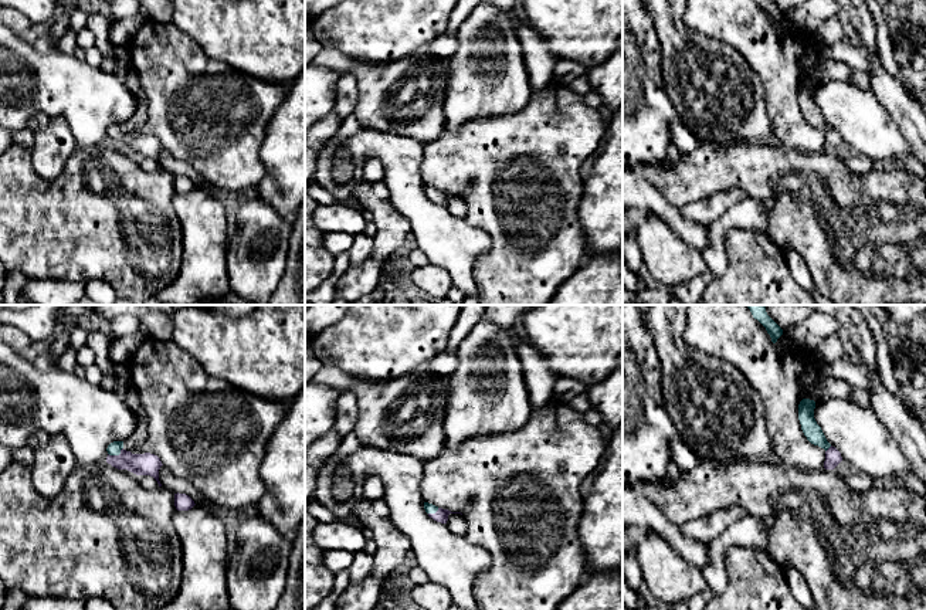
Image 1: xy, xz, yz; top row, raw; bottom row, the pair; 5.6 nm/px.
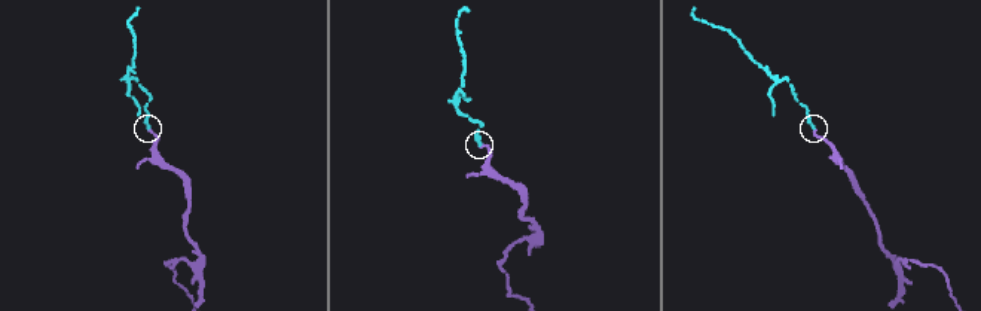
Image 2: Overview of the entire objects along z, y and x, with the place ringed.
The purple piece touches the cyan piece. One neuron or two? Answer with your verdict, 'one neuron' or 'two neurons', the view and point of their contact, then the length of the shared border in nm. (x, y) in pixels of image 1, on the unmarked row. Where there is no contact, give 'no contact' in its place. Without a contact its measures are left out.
one neuron | xy (116, 138) | 100 nm

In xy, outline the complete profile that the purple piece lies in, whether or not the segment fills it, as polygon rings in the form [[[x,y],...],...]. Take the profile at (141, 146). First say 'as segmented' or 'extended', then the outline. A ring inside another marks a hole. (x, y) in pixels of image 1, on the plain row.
extended | [[[113,123],[106,131],[108,139],[106,145],[118,152],[128,152],[136,157],[150,157],[153,159],[159,169],[159,152],[163,148],[160,140],[155,136],[132,136],[123,131],[123,123]]]

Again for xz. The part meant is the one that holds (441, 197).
extended | [[[424,184],[424,192],[430,200],[433,200],[434,203],[441,204],[441,206],[447,206],[450,196],[461,196],[461,194],[451,194],[448,192],[438,190],[428,184]]]

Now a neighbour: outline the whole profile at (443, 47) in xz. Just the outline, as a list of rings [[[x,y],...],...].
[[[444,33],[433,40],[428,45],[414,50],[410,55],[425,55],[434,58],[450,58],[458,48],[457,34]]]

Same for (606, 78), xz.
[[[617,50],[606,62],[593,68],[584,68],[579,64],[567,60],[559,60],[553,72],[553,82],[557,85],[570,85],[570,82],[579,75],[586,74],[593,91],[597,91],[603,104],[613,112],[623,104],[623,51]]]

